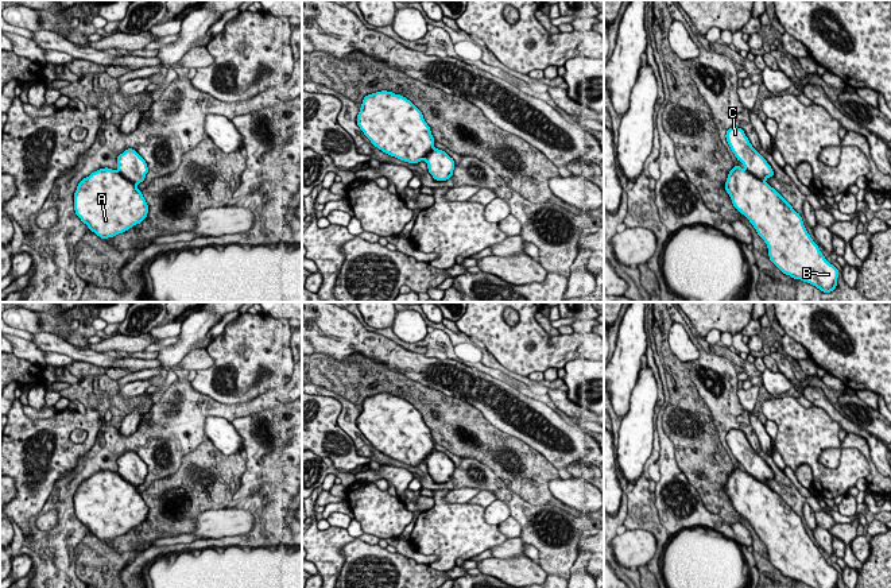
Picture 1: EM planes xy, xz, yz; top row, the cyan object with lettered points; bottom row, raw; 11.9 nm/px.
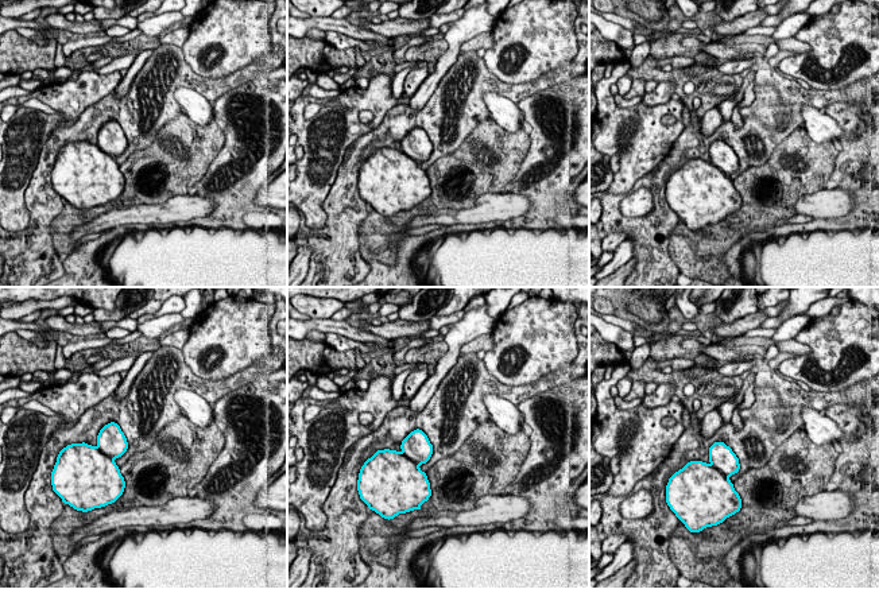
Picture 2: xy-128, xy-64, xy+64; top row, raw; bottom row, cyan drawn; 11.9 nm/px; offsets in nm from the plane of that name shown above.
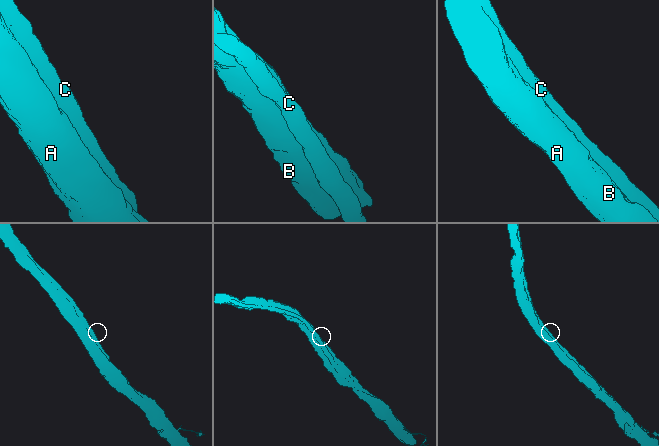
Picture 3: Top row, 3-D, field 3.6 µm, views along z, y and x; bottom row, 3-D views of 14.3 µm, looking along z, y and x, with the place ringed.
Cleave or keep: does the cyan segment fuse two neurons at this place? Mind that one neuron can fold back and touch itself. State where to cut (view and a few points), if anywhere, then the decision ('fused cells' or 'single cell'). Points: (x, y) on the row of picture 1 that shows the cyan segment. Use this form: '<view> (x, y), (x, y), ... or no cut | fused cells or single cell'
no cut | single cell

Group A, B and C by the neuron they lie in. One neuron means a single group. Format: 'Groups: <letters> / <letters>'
Groups: A B C

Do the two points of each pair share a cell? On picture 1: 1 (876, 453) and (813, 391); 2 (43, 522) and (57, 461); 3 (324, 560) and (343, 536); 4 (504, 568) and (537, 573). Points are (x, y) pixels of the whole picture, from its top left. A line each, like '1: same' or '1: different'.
1: same
2: different
3: same
4: same

